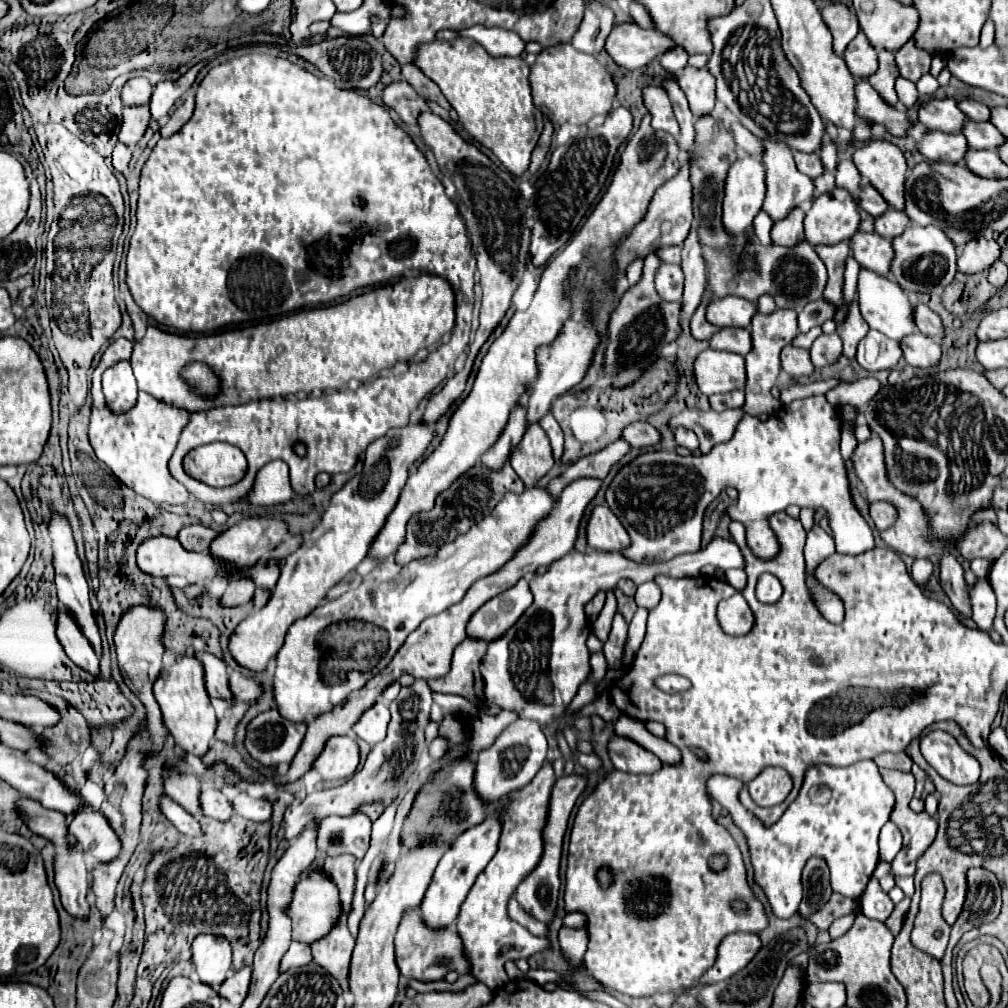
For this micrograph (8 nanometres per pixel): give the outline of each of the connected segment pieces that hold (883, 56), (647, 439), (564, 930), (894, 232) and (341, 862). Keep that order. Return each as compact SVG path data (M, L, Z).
M880 50L880 68L876 70L876 74L872 74L868 78L868 82L872 84L872 88L884 96L884 100L892 106L898 104L898 96L896 96L896 90L894 90L894 82L896 78L900 76L898 72L898 66L894 62L894 52L890 50Z
M638 422L638 424L626 426L622 438L628 440L630 446L634 446L634 448L650 448L650 446L660 444L660 440L662 440L660 432L648 422Z
M562 926L558 930L558 942L560 942L560 948L562 948L562 952L566 952L566 958L570 962L578 960L582 964L582 950L586 950L586 946L588 946L586 928Z
M890 208L886 214L876 218L874 228L876 228L876 234L880 234L882 238L894 240L896 236L900 236L908 228L908 224L910 224L910 218L906 216L906 212Z
M338 856L338 858L326 858L324 862L324 874L338 886L340 892L340 902L344 906L344 910L350 910L350 902L352 902L352 894L354 894L354 856Z

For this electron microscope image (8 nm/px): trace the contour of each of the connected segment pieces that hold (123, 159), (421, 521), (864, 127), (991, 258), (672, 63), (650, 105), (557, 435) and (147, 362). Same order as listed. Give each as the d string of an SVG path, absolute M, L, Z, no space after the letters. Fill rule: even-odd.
M116 144L114 146L114 152L112 152L112 166L118 170L118 172L126 172L128 170L128 162L130 162L130 148L126 148L124 144Z
M508 464L500 472L490 472L488 468L474 466L466 476L458 478L450 486L450 490L446 490L446 492L442 492L442 496L438 496L436 506L430 512L420 512L418 516L414 516L414 520L410 520L406 544L396 552L396 564L406 566L412 560L420 560L420 558L426 558L428 554L436 554L442 544L456 540L458 530L452 524L464 524L464 530L468 532L470 526L474 526L478 520L482 520L484 516L488 516L494 510L494 506L502 500L502 496L506 492L514 492L514 494L524 492L522 480Z
M860 120L860 124L858 124L858 126L854 128L854 132L852 132L852 138L854 138L858 144L868 142L868 140L870 140L870 122Z
M974 238L966 244L962 256L958 258L958 270L966 274L976 274L988 270L1000 258L1000 246L994 238Z
M674 46L660 56L660 64L666 72L678 74L688 64L688 52L682 46Z
M646 86L642 90L642 94L644 94L644 106L648 108L648 112L652 116L652 128L664 130L664 132L670 132L670 134L680 134L678 120L674 118L672 104L670 104L664 88Z
M546 414L546 416L544 416L544 420L540 422L540 426L544 428L544 432L546 432L546 436L548 436L550 444L552 444L554 460L556 460L556 462L560 462L562 452L564 452L564 436L562 436L562 430L560 430L558 422L554 420L554 416L552 416L552 414Z
M422 274L418 278L404 278L396 284L370 290L366 294L354 296L348 302L326 306L326 308L306 308L284 316L270 324L258 324L238 330L228 330L208 336L182 336L170 334L158 328L148 328L146 334L134 344L132 350L132 370L142 392L148 392L160 402L182 408L186 412L200 412L214 406L238 406L250 400L306 400L320 398L332 392L356 390L366 382L374 382L380 376L395 376L383 372L398 362L410 360L416 352L430 348L440 342L440 338L454 328L454 292L452 286L438 276ZM188 362L206 362L220 378L220 394L212 400L198 396L180 376L180 370Z

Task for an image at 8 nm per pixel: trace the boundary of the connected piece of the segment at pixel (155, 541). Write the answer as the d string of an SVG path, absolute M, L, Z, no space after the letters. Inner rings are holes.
M154 536L144 540L136 550L136 564L152 576L184 576L188 582L214 580L218 576L218 560L208 552L186 552L176 538Z

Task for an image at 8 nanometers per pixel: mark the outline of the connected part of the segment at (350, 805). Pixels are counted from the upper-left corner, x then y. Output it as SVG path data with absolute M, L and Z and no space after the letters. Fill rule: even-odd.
M416 680L414 686L402 688L398 698L390 704L392 720L388 724L388 736L370 750L362 770L354 772L354 776L350 776L348 782L344 782L342 786L322 790L322 792L312 792L302 800L302 804L290 806L286 810L286 814L284 814L286 840L294 841L299 838L302 830L306 826L310 826L312 820L326 818L330 814L352 816L358 812L358 808L362 804L376 804L376 802L380 802L384 806L392 804L398 798L400 790L410 780L410 776L414 774L420 754L426 750L424 730L430 724L430 708L432 708L432 692L430 692L426 680Z

